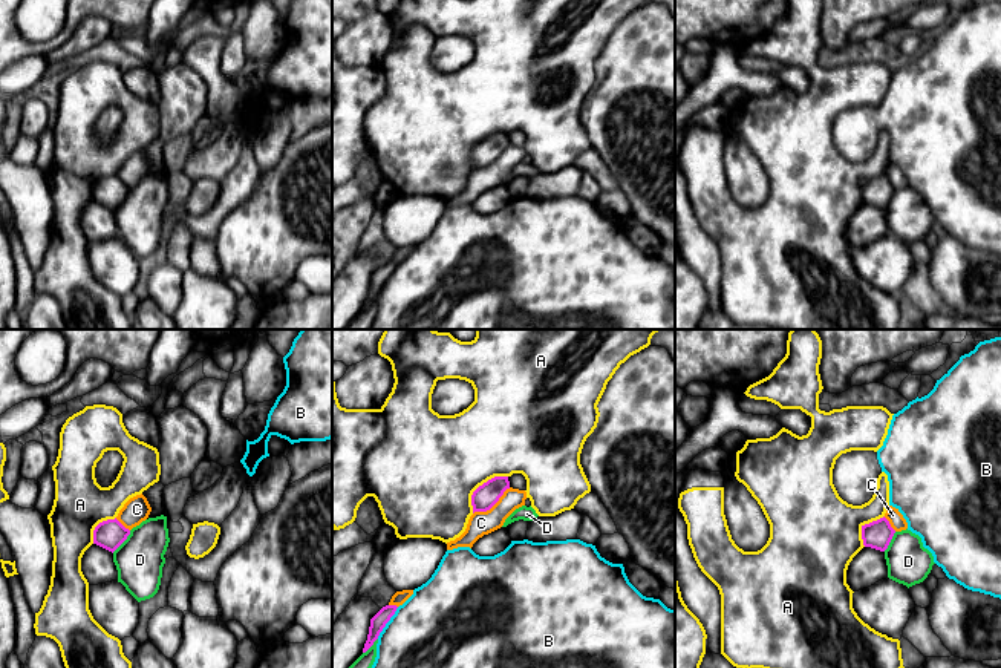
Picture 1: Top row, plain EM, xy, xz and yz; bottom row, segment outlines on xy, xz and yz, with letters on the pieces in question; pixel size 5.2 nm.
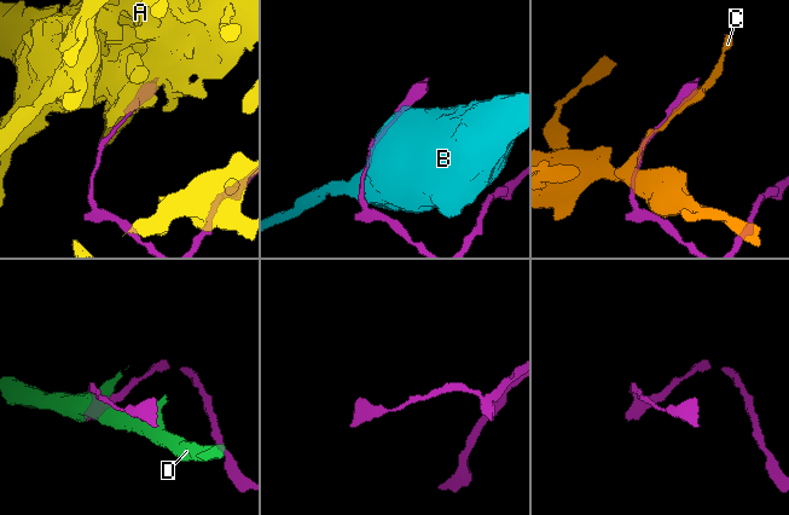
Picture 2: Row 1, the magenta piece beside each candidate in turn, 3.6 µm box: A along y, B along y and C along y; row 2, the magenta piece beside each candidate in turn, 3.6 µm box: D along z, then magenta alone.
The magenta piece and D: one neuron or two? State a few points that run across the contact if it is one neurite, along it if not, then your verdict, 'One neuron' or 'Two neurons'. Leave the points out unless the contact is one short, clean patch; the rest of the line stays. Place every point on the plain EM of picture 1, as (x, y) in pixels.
Two neurons

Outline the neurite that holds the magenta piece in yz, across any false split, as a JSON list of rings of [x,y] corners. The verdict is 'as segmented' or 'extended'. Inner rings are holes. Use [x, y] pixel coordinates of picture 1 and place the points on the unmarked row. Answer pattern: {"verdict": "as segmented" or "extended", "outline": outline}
{"verdict": "as segmented", "outline": [[[883,173],[877,178],[862,182],[862,196],[865,204],[885,208],[894,193],[895,187]]]}

